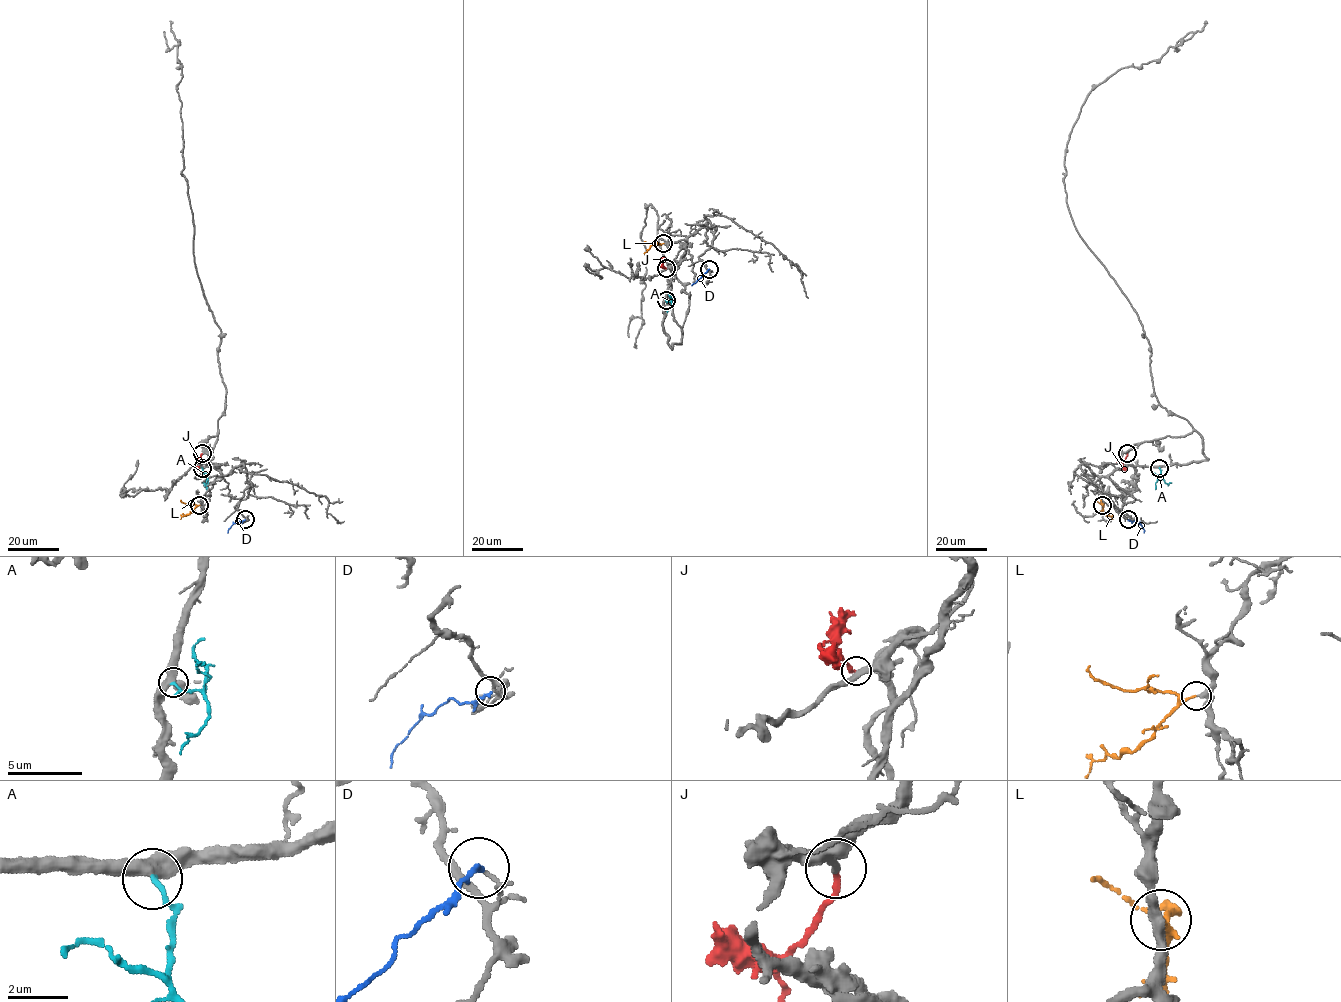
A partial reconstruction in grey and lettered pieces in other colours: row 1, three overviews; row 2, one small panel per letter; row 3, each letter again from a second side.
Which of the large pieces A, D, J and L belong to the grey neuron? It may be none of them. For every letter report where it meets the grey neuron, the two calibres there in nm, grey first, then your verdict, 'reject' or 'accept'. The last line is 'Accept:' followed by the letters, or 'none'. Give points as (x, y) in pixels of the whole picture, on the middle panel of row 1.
A: meets grey at (666, 300); 480 nm thick on the grey side, 160 nm on the other; accept
D: meets grey at (709, 269); 130 nm thick on the grey side, 190 nm on the other; reject
J: meets grey at (666, 268); 200 nm thick on the grey side, 220 nm on the other; accept
L: meets grey at (663, 243); 260 nm thick on the grey side, 140 nm on the other; accept
Accept: A, J, L

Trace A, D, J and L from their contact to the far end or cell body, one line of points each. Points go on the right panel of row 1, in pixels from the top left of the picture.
A: (1159, 467), (1161, 476), (1155, 484), (1155, 489)
D: (1128, 519), (1139, 523), (1144, 532)
J: (1127, 453), (1122, 462), (1125, 471)
L: (1102, 505), (1103, 514), (1112, 519)

